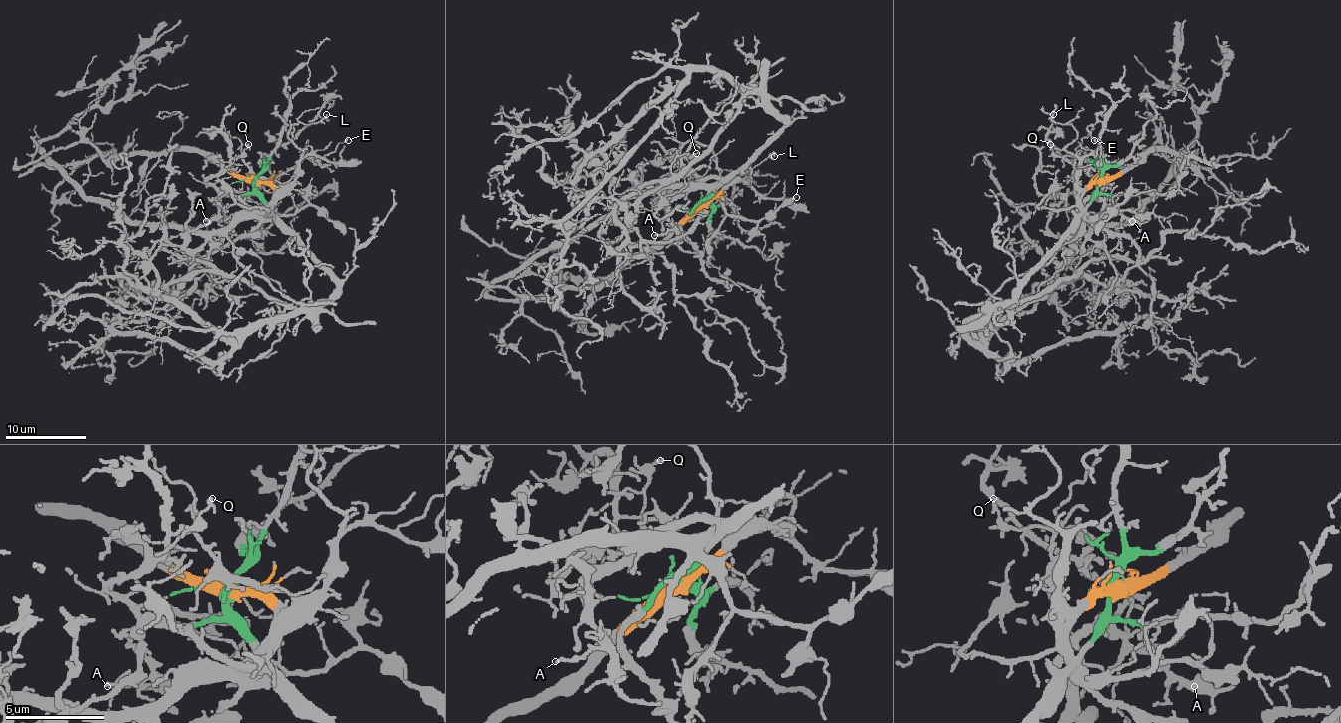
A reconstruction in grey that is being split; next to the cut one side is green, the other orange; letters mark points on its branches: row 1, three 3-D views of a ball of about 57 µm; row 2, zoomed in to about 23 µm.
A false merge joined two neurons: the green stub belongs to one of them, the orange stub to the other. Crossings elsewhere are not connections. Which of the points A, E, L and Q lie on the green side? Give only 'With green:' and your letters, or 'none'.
With green: A

